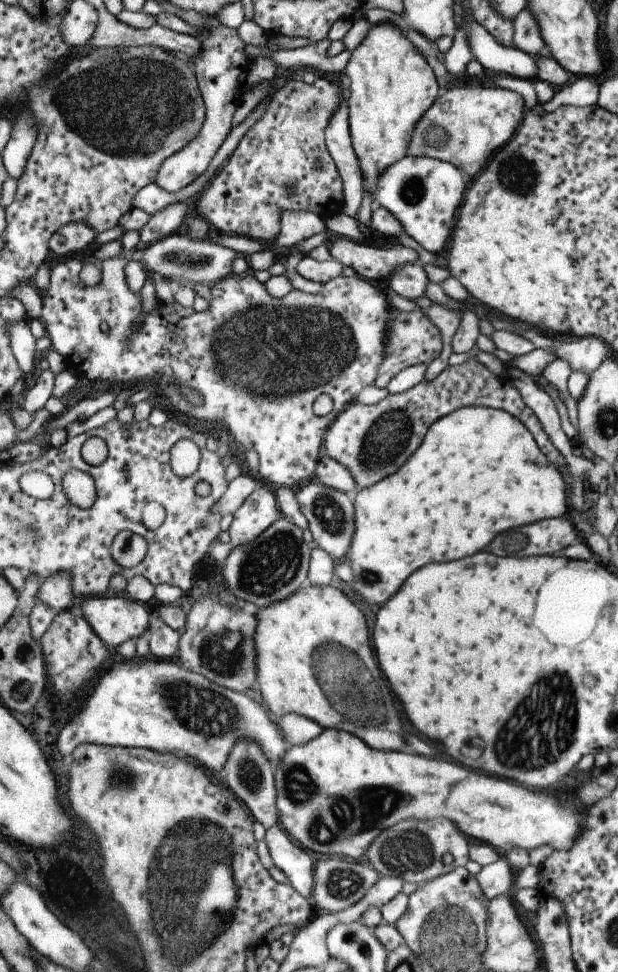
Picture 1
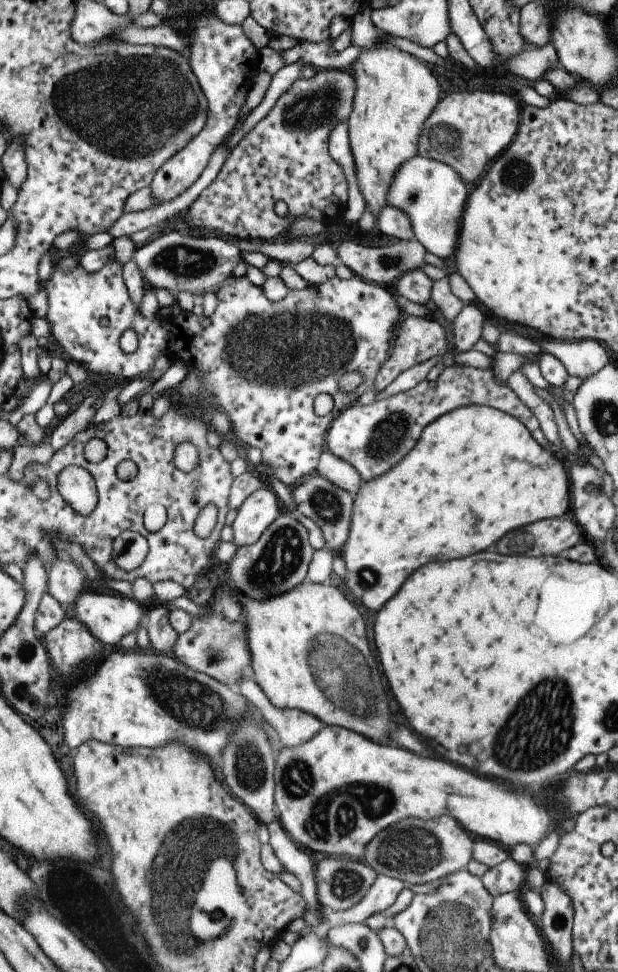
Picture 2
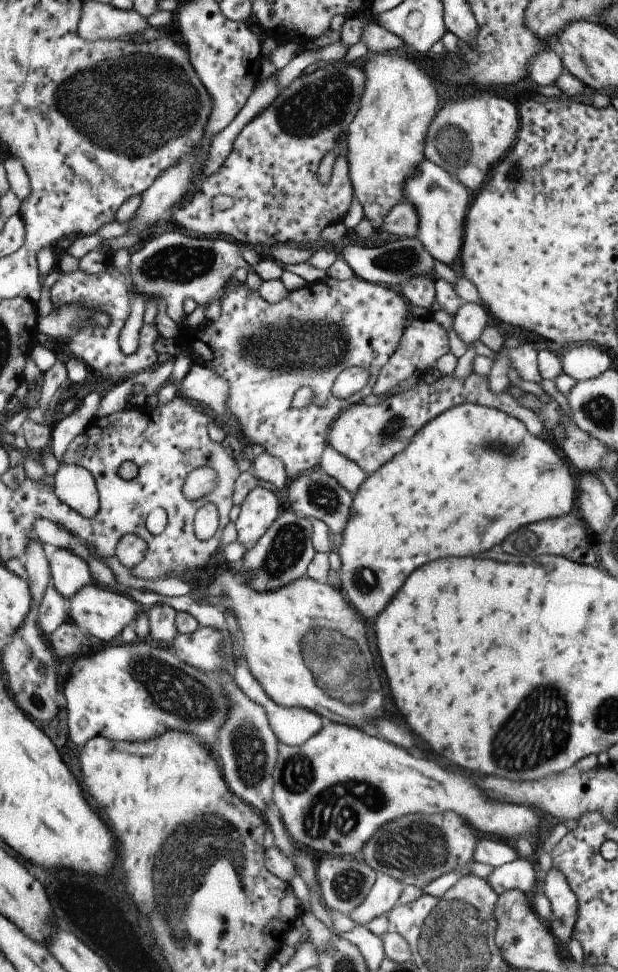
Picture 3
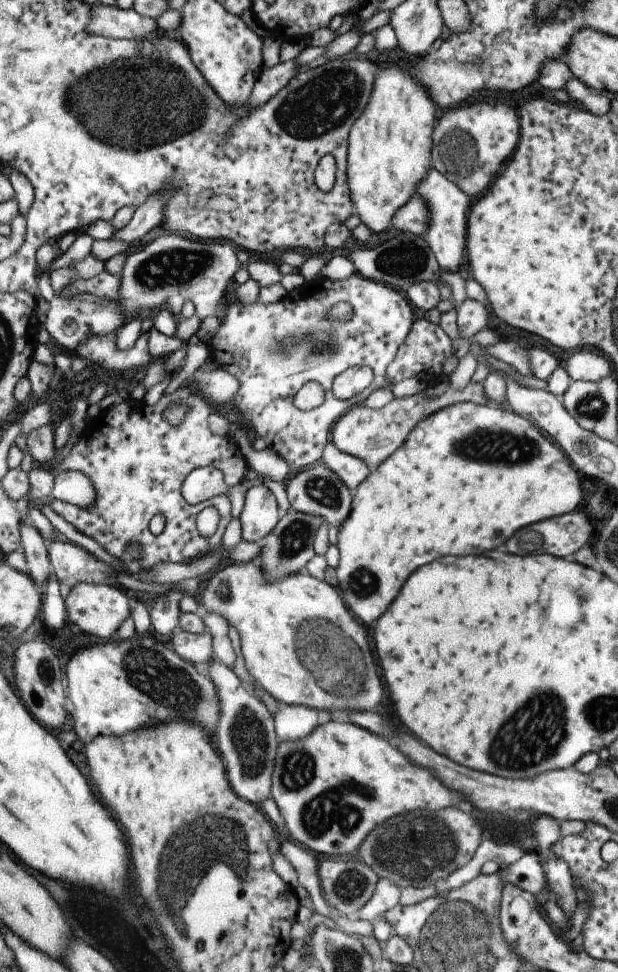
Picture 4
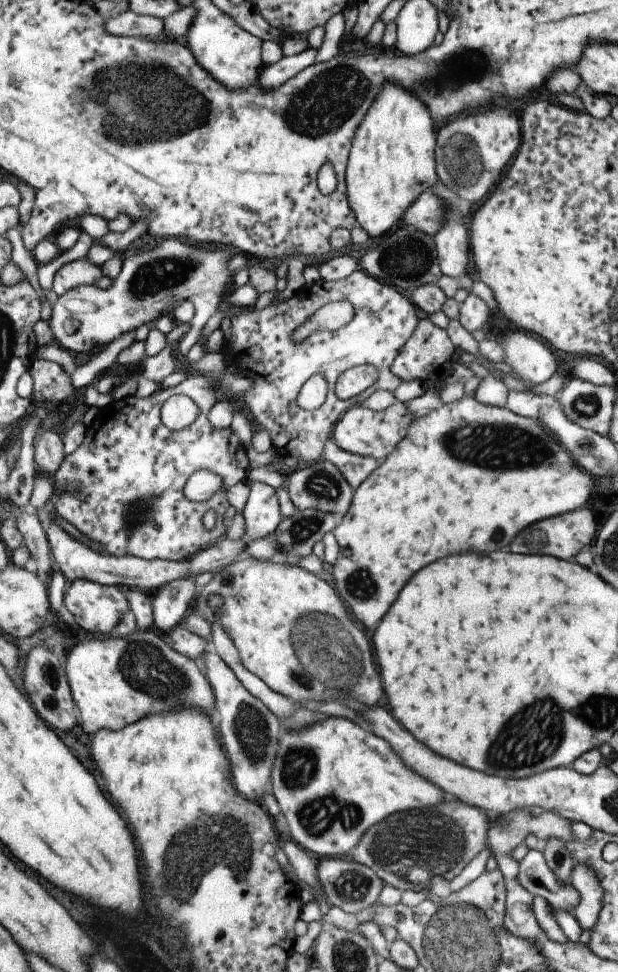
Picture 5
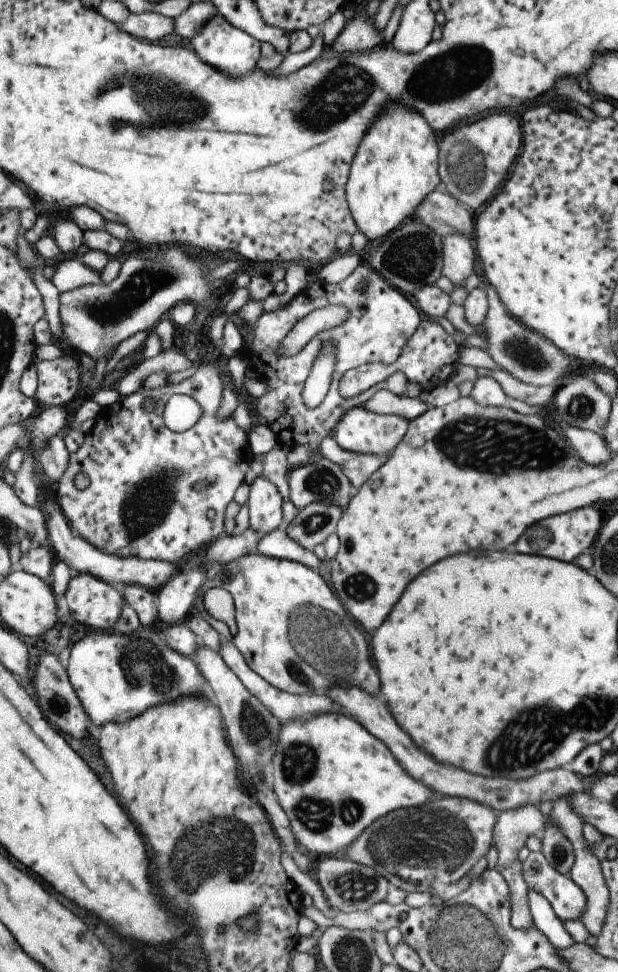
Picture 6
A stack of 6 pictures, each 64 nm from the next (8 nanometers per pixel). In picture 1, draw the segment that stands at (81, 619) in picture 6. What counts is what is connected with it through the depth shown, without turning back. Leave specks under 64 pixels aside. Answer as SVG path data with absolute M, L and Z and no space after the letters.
M125 596L85 598L79 602L79 608L81 608L81 614L93 626L93 630L101 636L101 640L115 650L121 648L123 644L127 644L129 640L137 640L143 634L147 634L147 630L151 628L151 622L153 622L153 608L151 606L145 606L145 604L141 604L133 598L125 598Z

